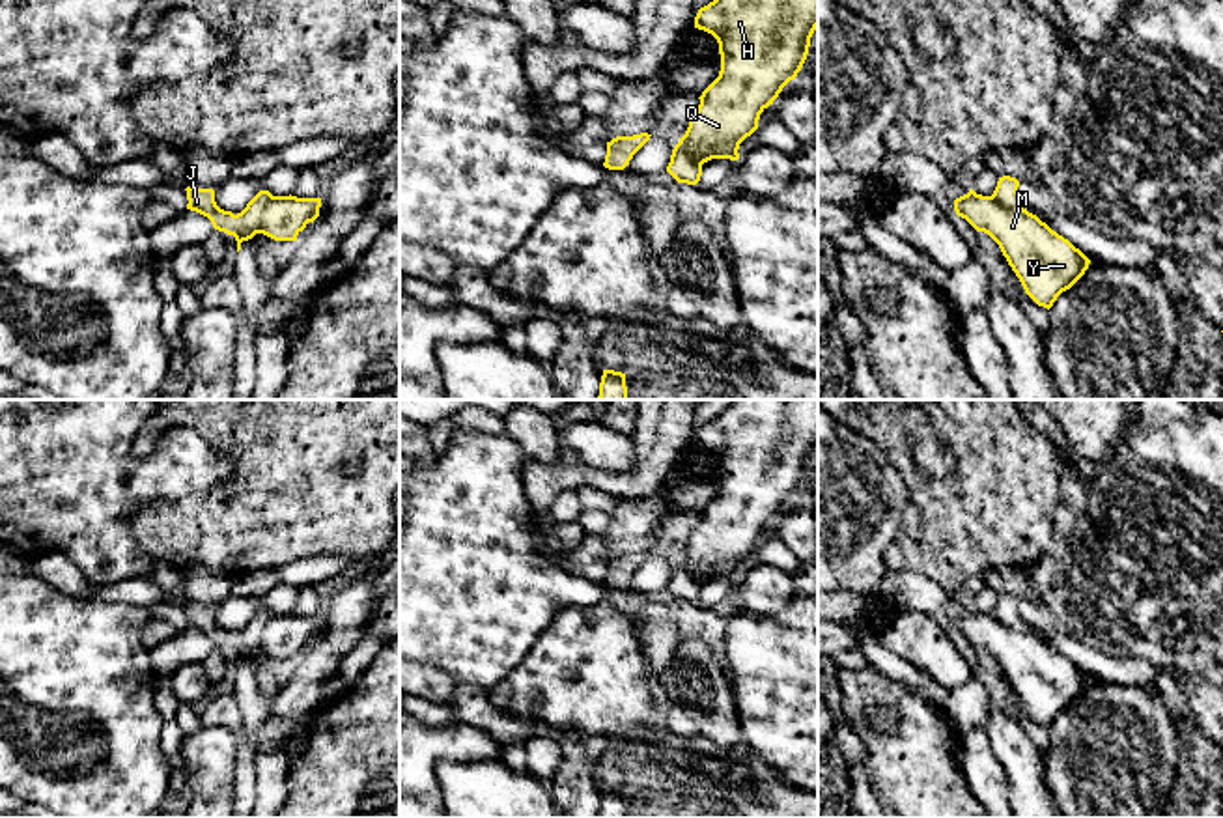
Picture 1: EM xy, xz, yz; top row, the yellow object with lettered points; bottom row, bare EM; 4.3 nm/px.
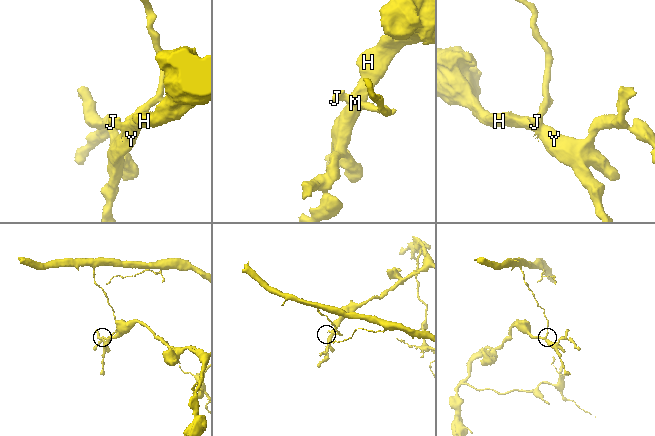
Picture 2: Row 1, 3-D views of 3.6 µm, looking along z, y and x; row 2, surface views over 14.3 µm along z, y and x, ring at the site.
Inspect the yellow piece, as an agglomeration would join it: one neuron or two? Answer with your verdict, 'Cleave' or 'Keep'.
Cleave

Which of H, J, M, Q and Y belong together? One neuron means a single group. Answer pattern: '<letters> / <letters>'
H M Q Y / J

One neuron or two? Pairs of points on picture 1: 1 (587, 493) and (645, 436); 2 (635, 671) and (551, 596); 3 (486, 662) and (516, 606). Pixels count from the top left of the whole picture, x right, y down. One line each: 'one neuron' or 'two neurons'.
1: two neurons
2: two neurons
3: one neuron

